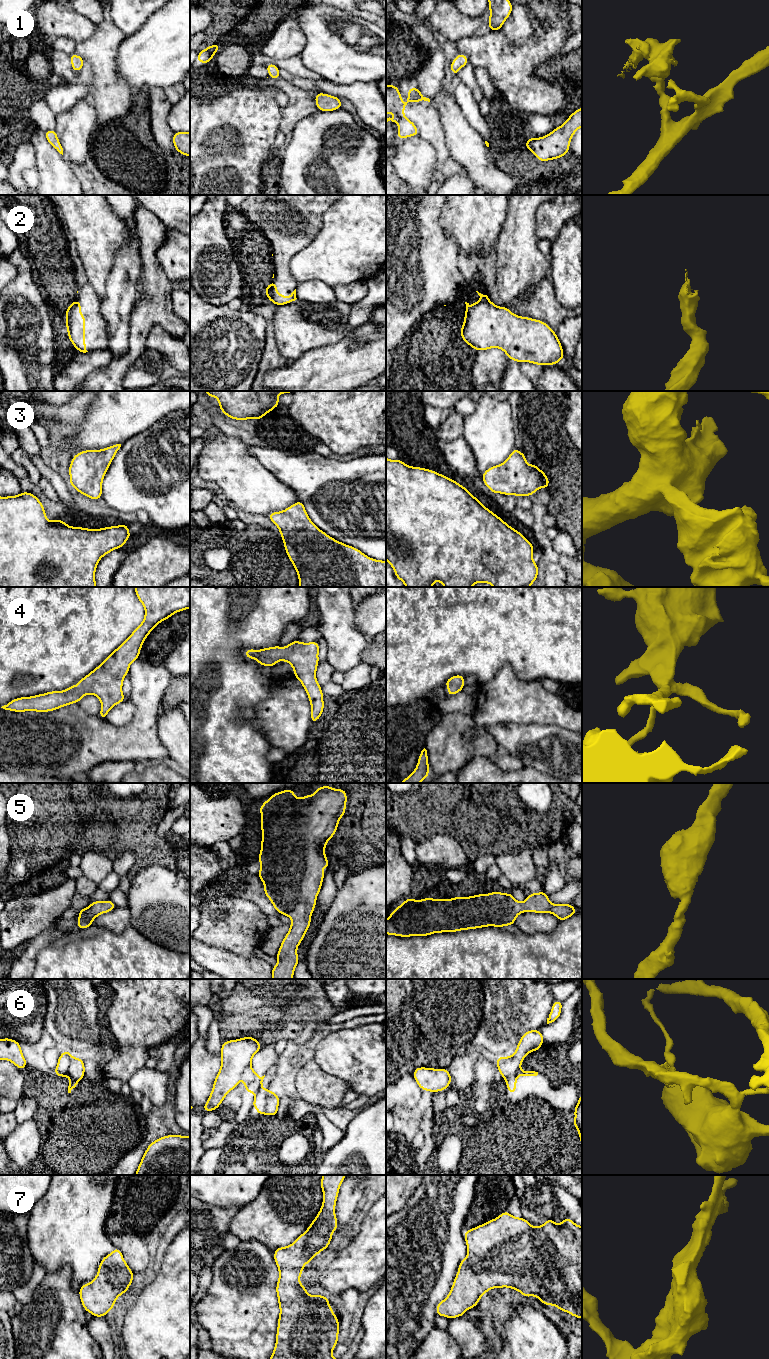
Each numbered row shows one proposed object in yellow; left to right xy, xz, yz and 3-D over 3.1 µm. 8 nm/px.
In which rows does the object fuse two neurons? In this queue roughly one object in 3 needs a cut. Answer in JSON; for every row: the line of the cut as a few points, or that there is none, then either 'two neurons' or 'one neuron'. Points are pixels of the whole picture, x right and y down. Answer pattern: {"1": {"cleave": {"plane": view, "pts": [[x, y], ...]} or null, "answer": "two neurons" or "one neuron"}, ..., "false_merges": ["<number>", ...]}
{"1": {"cleave": null, "answer": "one neuron"}, "2": {"cleave": {"plane": "xz", "pts": [[270, 283], [272, 301]]}, "answer": "two neurons"}, "3": {"cleave": null, "answer": "one neuron"}, "4": {"cleave": null, "answer": "one neuron"}, "5": {"cleave": null, "answer": "one neuron"}, "6": {"cleave": {"plane": "yz", "pts": [[513, 1055], [512, 1062], [519, 1068], [509, 1076]]}, "answer": "two neurons"}, "7": {"cleave": null, "answer": "one neuron"}, "false_merges": ["2", "6"]}

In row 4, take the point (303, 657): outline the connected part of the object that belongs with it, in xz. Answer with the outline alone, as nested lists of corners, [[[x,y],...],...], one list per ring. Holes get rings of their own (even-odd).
[[[295,640],[284,648],[274,646],[260,650],[246,649],[244,651],[248,659],[256,659],[261,666],[274,667],[278,661],[286,661],[293,667],[294,677],[301,682],[309,698],[312,724],[322,716],[324,710],[324,695],[321,685],[316,679],[319,649],[317,641],[303,643]]]

